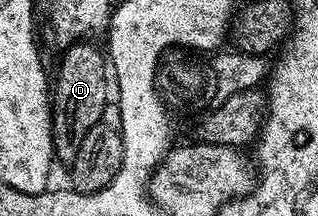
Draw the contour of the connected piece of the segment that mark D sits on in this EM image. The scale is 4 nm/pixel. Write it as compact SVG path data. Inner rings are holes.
M77 41L75 44L69 45L63 52L65 52L60 60L60 66L58 68L58 72L56 74L56 82L55 78L52 84L52 91L50 94L50 117L51 117L51 127L50 131L52 133L52 149L53 149L53 157L60 163L64 163L64 166L70 166L74 160L76 154L78 154L78 148L82 144L82 139L86 136L88 130L93 125L101 123L101 120L105 117L103 116L104 110L106 108L106 104L108 102L108 84L110 88L110 82L108 79L108 63L105 56L105 53L100 49L100 51L92 44L91 41Z

